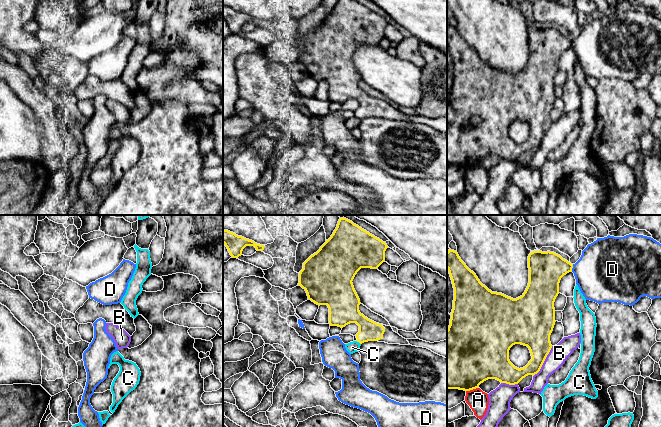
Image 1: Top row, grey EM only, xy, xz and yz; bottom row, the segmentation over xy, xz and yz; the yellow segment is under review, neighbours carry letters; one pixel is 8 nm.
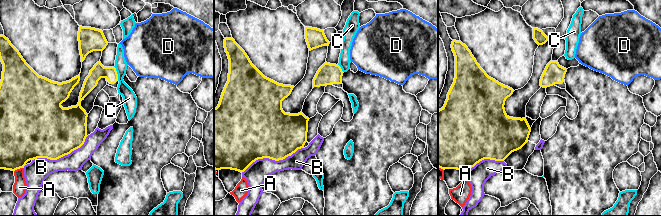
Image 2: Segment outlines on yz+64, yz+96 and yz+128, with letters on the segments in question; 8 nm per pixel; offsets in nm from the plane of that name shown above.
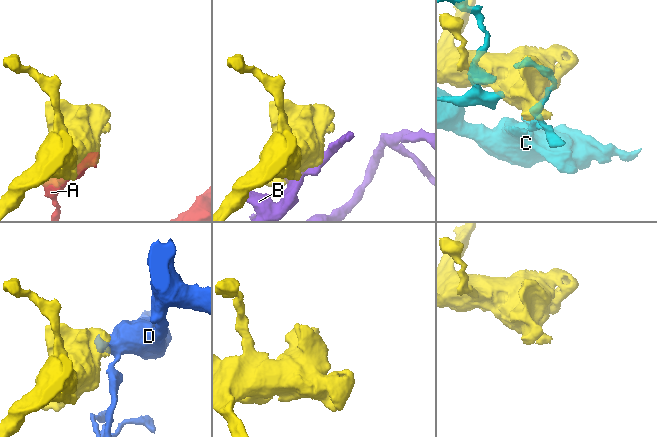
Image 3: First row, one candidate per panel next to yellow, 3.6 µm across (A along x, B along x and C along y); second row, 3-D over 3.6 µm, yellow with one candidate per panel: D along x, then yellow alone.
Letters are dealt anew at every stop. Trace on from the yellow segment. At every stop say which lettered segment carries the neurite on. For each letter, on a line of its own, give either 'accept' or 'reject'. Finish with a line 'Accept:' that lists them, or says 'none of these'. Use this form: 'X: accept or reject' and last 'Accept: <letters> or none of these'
A: reject
B: reject
C: reject
D: reject
Accept: none of these

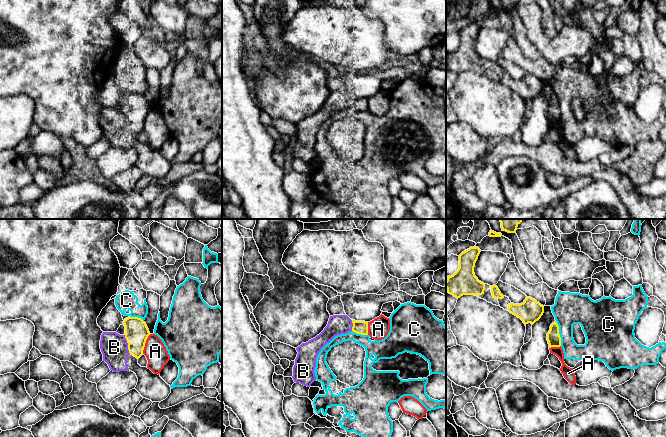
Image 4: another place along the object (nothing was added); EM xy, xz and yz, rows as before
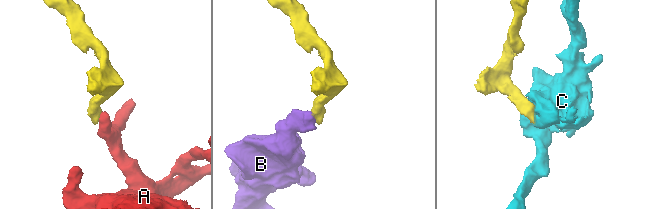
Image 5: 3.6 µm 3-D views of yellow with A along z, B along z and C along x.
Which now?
A: reject
B: accept
C: reject
Accept: B

